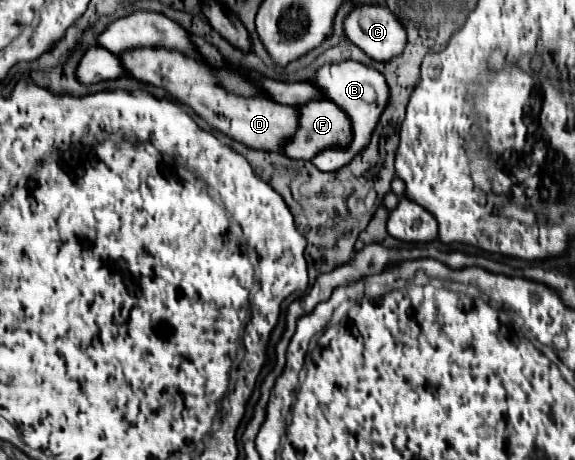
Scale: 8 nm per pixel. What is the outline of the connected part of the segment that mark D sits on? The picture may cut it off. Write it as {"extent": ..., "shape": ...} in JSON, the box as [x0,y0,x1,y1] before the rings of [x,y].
{"extent":[119,47,297,151],"shape":[[[143,47],[137,51],[125,51],[119,55],[119,59],[129,77],[169,91],[173,99],[189,105],[213,129],[229,135],[231,139],[247,147],[263,151],[281,151],[283,143],[297,129],[297,107],[279,105],[265,97],[243,97],[237,93],[229,93],[225,87],[221,87],[221,81],[217,81],[217,77],[203,63],[181,55],[181,51]]]}

